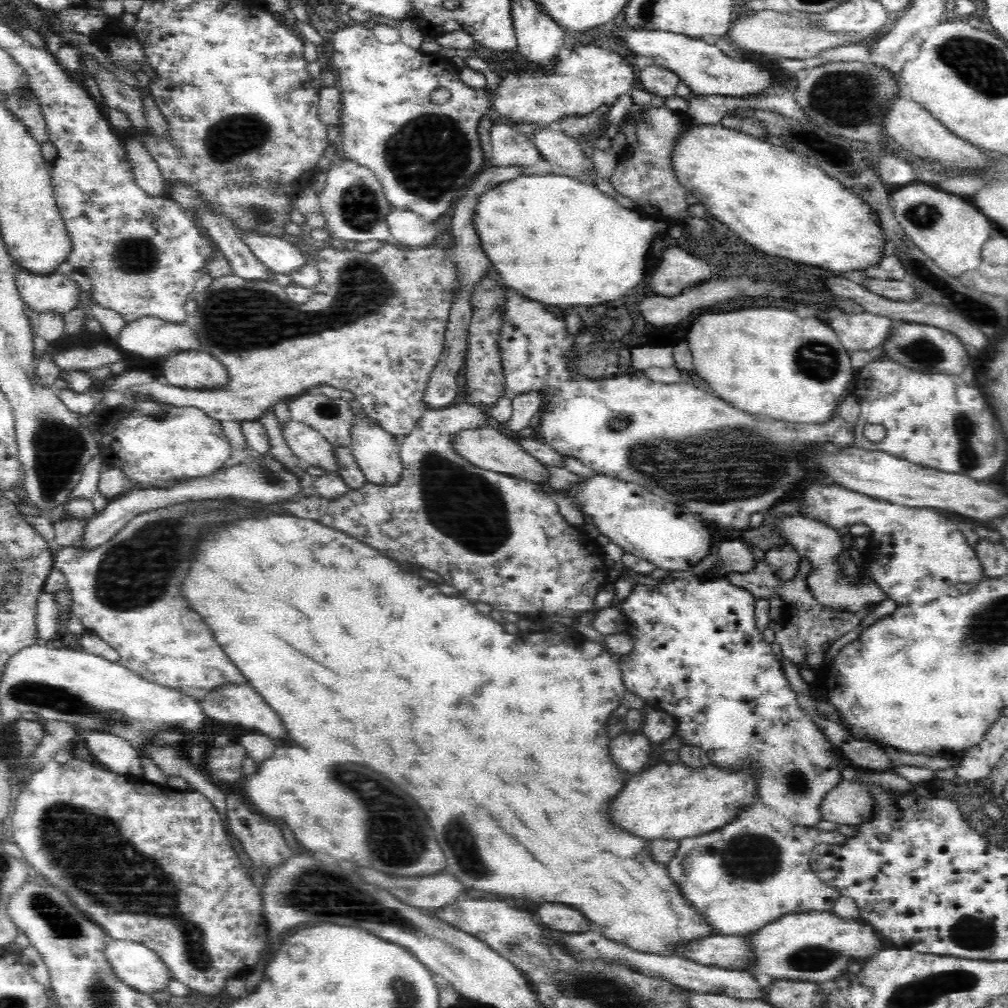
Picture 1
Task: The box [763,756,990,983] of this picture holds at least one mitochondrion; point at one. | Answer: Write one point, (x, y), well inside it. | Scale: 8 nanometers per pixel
(810, 957)

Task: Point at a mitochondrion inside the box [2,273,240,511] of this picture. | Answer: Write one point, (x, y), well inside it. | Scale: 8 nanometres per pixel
(58, 446)

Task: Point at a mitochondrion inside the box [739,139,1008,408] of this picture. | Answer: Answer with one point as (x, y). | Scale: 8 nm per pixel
(975, 307)

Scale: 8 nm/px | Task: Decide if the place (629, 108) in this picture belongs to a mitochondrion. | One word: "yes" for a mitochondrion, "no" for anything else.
no

